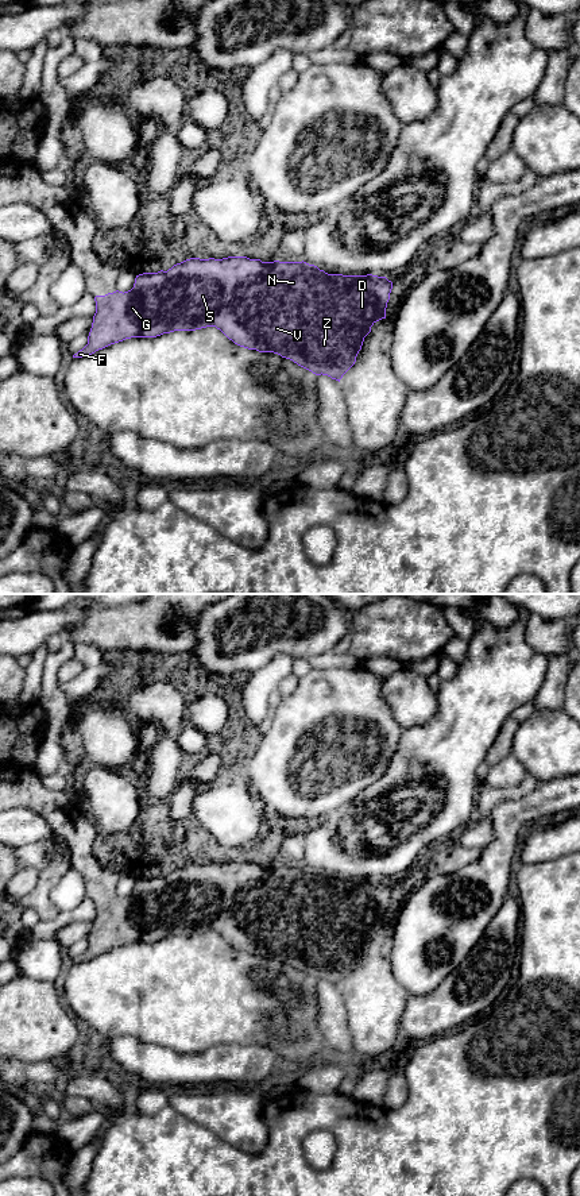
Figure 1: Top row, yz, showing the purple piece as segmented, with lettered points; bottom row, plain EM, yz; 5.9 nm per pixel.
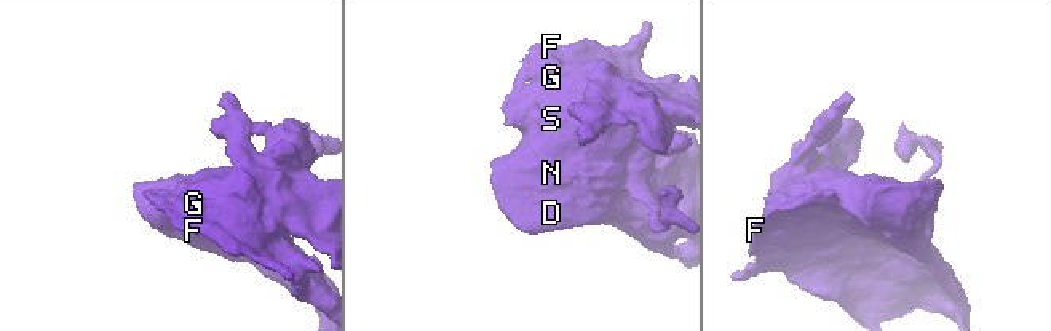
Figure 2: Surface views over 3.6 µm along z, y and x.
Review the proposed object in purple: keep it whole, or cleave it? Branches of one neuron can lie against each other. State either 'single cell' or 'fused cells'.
single cell

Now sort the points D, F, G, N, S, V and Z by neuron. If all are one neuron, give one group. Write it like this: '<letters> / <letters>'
D F G N S V Z

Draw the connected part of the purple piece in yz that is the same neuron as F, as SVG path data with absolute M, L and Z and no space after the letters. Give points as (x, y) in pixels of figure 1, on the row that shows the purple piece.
M247 256L190 258L167 271L136 275L128 292L96 296L88 344L73 358L131 337L216 327L235 344L274 352L316 375L340 382L355 364L371 327L386 319L393 282L386 277L328 274L306 262L262 262Z

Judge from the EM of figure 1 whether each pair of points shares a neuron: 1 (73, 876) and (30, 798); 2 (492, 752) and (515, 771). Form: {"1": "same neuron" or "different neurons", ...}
{"1": "different neurons", "2": "different neurons"}

